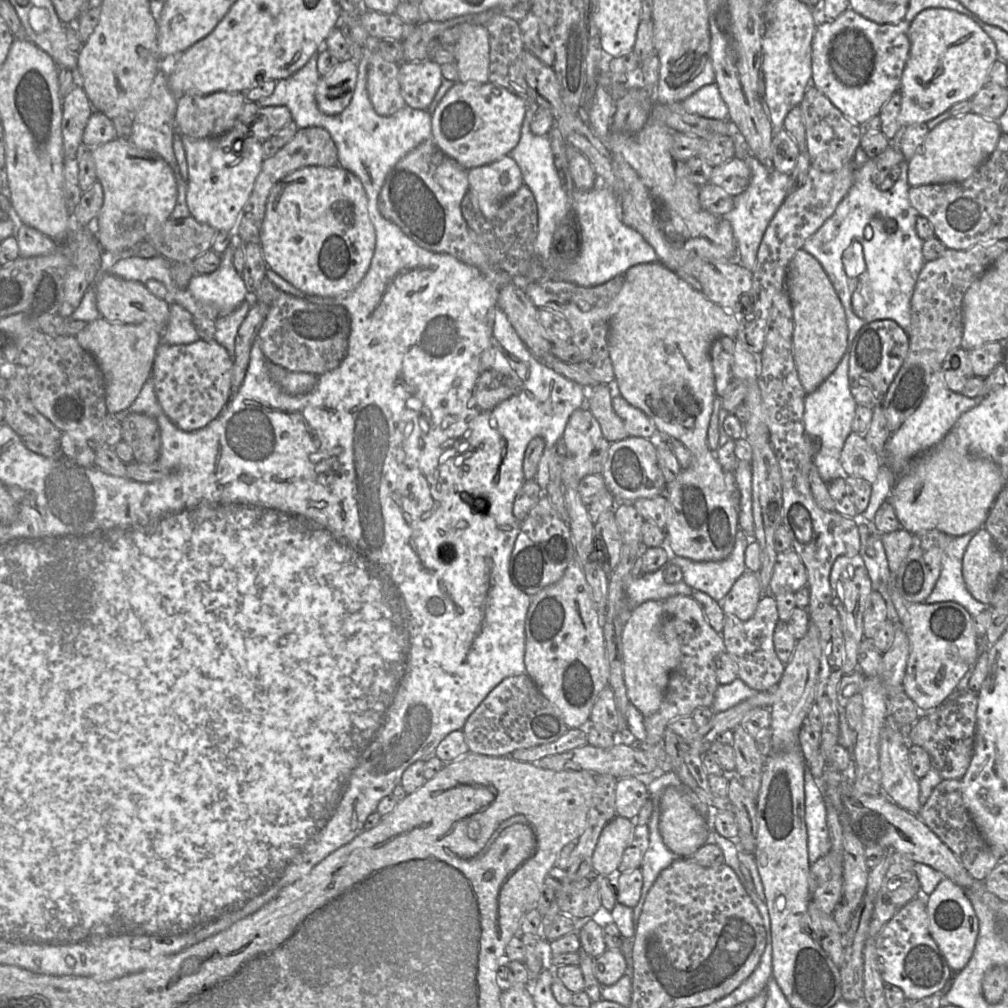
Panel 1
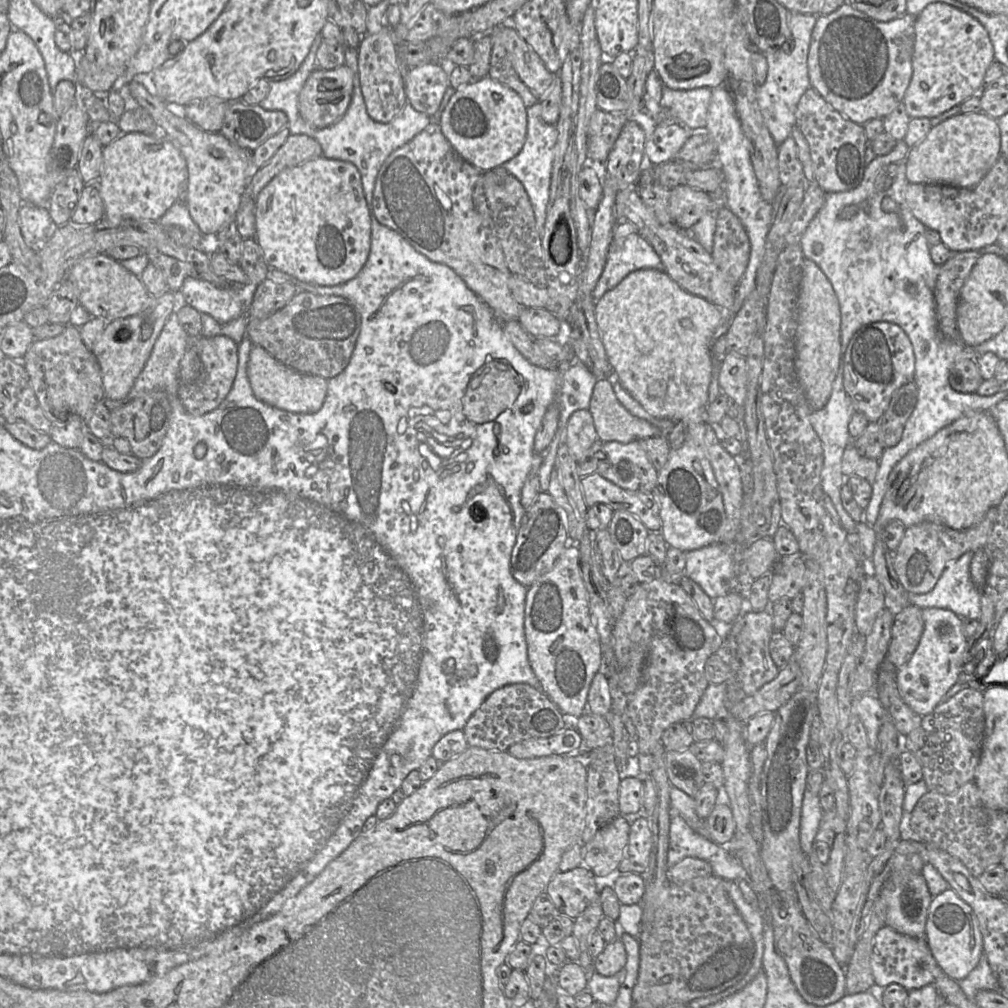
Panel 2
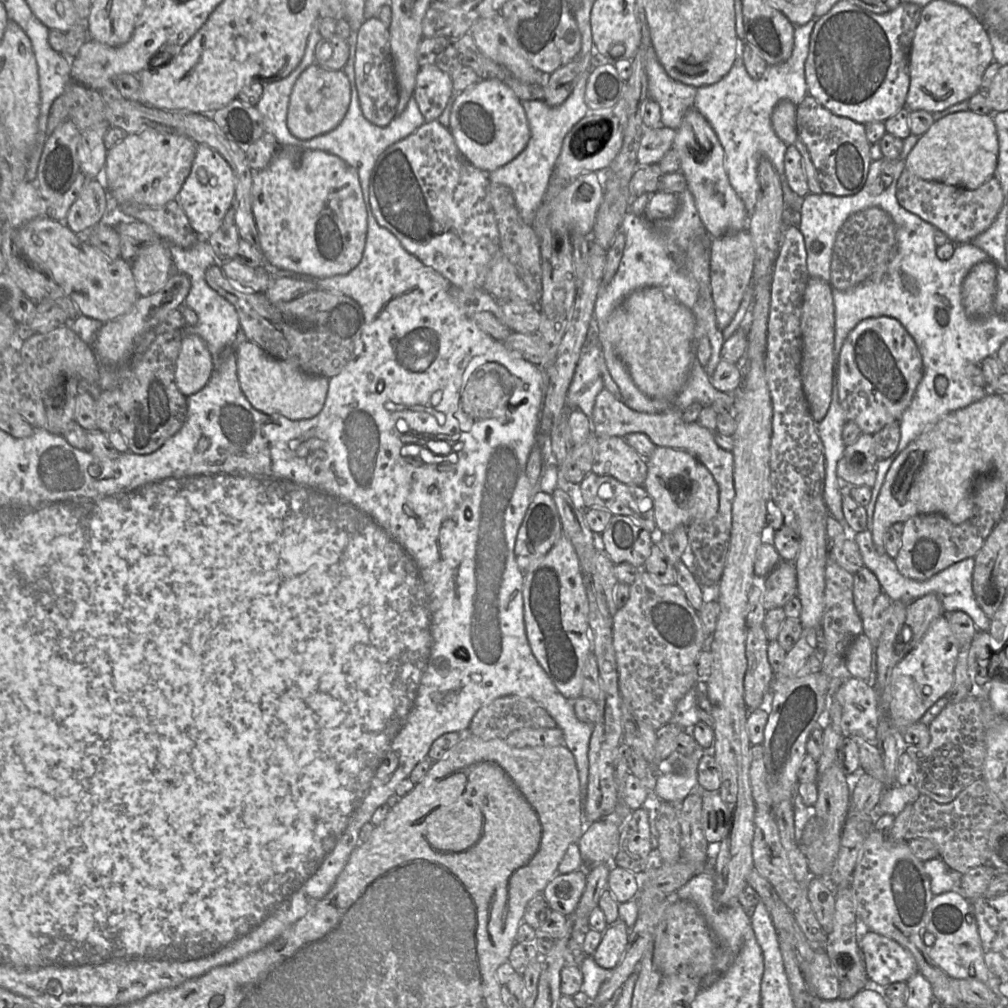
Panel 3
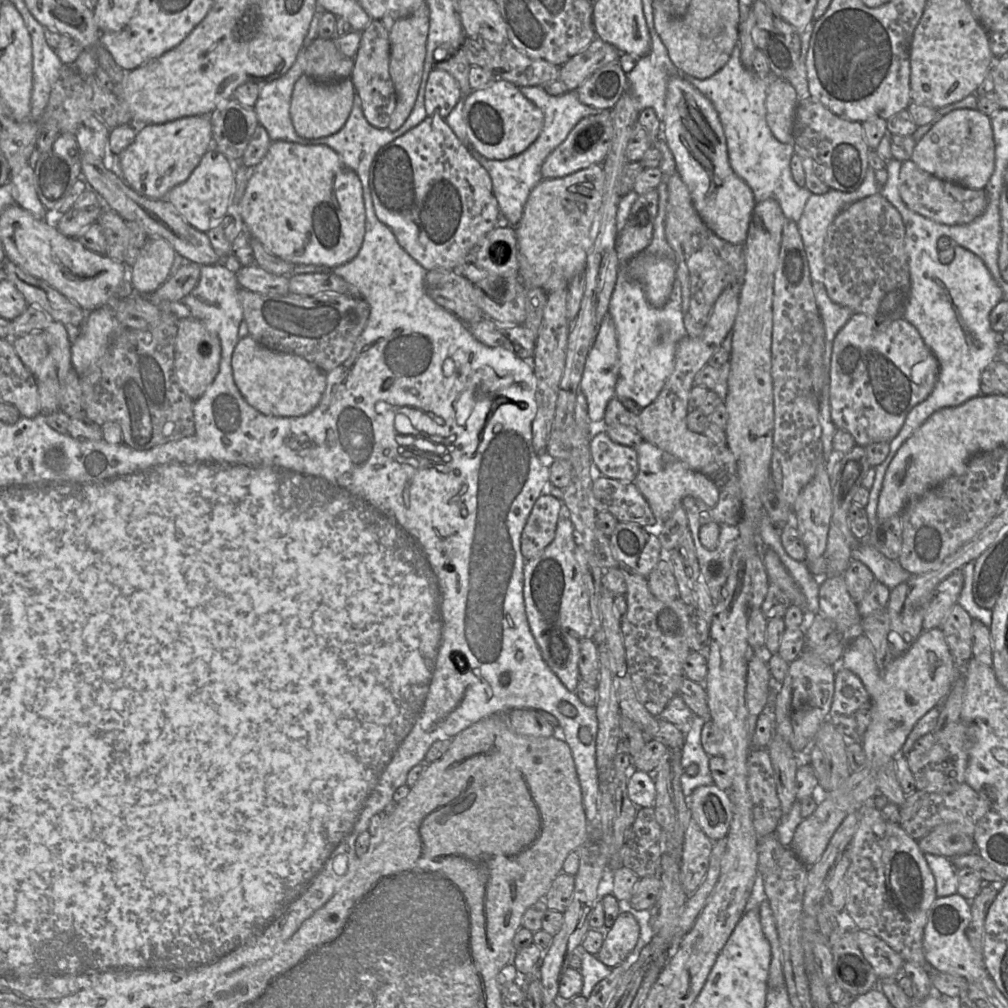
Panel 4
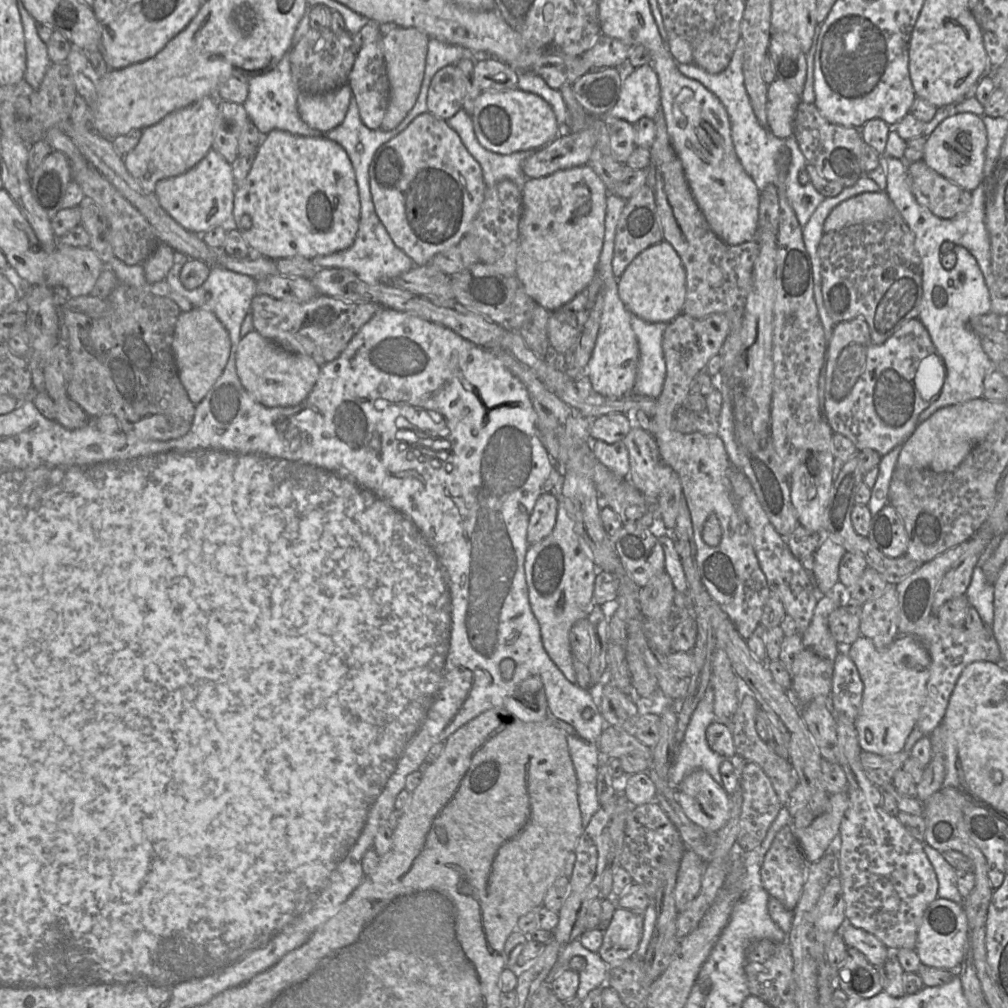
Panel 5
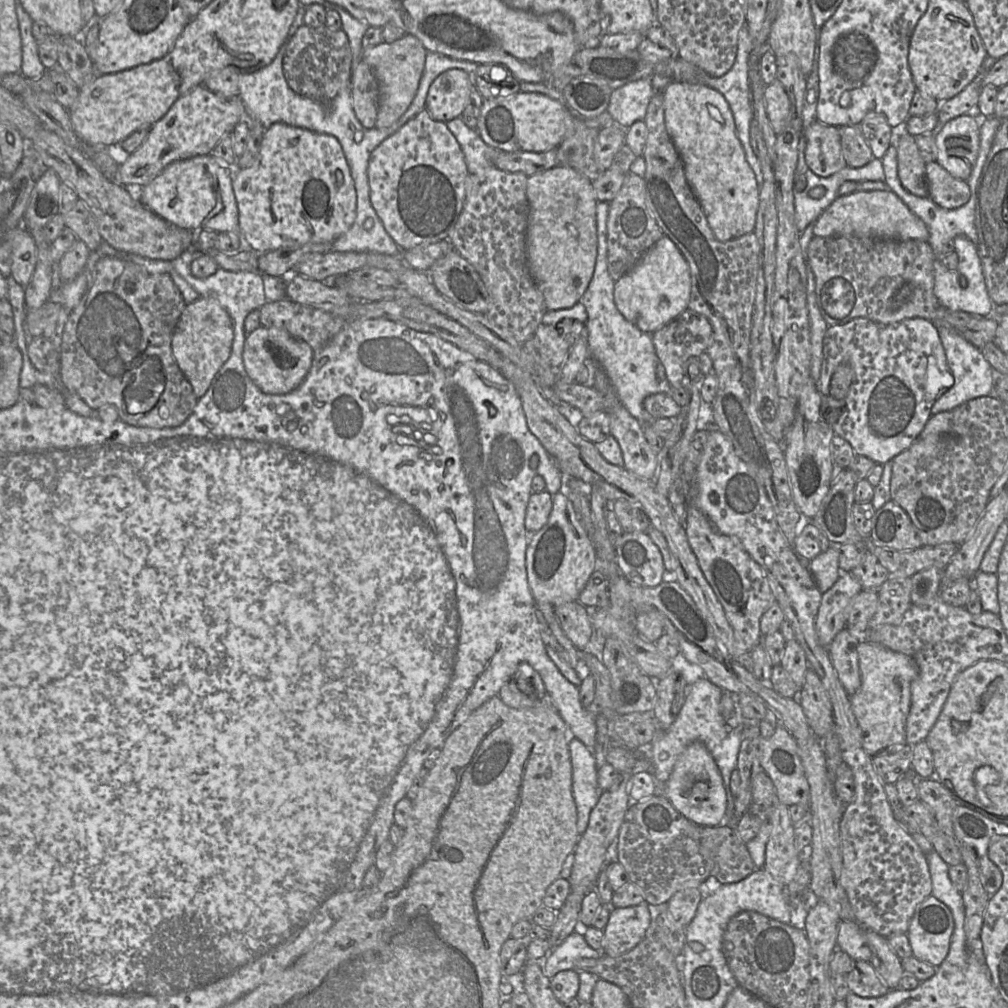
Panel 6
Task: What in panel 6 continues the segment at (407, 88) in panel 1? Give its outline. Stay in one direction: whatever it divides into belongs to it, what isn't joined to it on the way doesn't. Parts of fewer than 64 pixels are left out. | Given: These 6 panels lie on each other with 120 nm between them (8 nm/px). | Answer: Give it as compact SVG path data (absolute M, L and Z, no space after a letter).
M458 68L439 74L431 83L426 97L426 109L430 116L445 123L461 117L469 99L472 82L474 77Z

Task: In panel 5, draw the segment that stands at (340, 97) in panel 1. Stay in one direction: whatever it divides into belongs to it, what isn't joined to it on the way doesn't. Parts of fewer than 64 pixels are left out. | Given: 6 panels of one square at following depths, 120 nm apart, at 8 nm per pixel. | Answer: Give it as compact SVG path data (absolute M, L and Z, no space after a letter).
M348 83L326 93L300 92L297 98L298 113L310 128L327 132L342 123L351 97L352 90Z

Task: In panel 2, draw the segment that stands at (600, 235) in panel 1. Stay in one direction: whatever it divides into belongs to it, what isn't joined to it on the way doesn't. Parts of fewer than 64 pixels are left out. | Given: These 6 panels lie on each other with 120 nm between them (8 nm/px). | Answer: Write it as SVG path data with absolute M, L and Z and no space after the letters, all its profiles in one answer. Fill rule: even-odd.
M539 100L527 108L527 134L521 151L501 167L521 182L531 202L536 229L540 236L544 231L546 209L550 196L550 184L554 161L554 148L557 142L558 131L556 124L547 124L541 118L542 104ZM638 232L623 240L613 240L603 272L592 292L593 299L598 301L628 274L641 269L664 270L660 256L651 244Z

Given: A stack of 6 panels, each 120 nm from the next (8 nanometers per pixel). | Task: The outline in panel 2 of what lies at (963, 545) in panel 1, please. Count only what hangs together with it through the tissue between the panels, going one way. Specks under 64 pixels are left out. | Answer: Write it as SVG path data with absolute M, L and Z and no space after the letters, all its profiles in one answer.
M966 552L944 568L933 589L924 594L908 593L909 604L923 608L944 608L959 617L979 619L980 590L973 584L969 566L972 553Z

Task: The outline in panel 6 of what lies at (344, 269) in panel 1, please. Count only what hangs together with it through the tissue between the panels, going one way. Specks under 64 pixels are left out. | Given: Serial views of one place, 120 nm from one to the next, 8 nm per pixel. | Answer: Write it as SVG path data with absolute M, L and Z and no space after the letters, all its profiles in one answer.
M276 122L264 131L259 152L252 165L244 169L232 169L234 171L232 188L238 208L238 233L243 240L243 247L247 247L249 250L266 253L284 247L302 246L307 243L333 242L351 227L356 218L356 190L350 168L339 141L330 134Z

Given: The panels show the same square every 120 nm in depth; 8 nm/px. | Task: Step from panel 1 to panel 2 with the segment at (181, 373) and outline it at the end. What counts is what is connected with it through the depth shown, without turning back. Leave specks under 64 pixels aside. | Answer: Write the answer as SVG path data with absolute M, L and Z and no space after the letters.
M228 336L196 338L195 346L201 361L201 372L193 382L180 382L178 397L191 415L204 415L216 409L230 392L238 366L238 345Z

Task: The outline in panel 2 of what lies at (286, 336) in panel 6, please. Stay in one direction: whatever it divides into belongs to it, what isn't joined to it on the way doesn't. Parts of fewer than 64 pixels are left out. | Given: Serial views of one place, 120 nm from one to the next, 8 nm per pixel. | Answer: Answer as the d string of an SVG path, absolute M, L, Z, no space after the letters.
M254 344L250 350L247 375L257 399L288 412L298 414L316 413L322 408L327 396L327 379L318 375L298 372L277 361L257 344Z

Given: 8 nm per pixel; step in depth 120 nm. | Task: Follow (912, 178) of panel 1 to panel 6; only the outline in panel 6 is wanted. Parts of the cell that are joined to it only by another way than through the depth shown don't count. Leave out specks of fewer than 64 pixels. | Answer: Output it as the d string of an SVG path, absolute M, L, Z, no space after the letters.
M961 115L935 134L936 162L953 177L966 181L976 162L980 143L980 119Z

